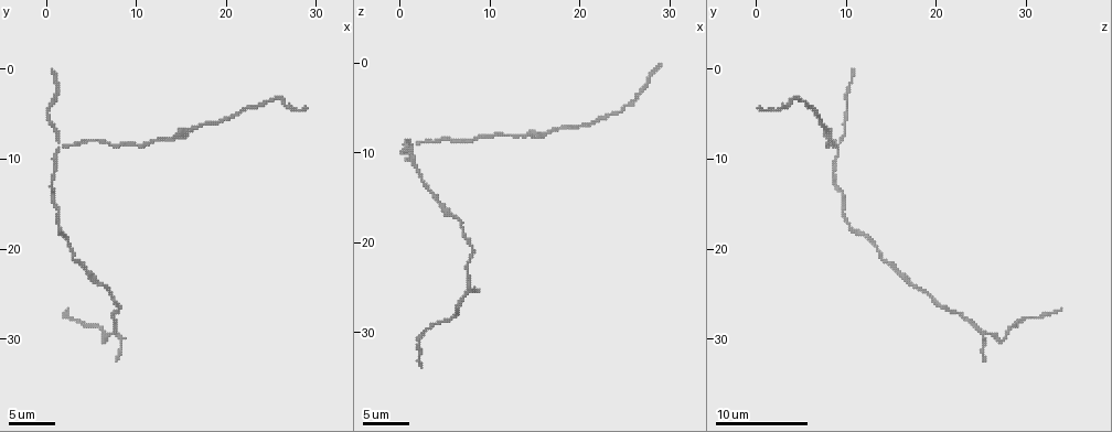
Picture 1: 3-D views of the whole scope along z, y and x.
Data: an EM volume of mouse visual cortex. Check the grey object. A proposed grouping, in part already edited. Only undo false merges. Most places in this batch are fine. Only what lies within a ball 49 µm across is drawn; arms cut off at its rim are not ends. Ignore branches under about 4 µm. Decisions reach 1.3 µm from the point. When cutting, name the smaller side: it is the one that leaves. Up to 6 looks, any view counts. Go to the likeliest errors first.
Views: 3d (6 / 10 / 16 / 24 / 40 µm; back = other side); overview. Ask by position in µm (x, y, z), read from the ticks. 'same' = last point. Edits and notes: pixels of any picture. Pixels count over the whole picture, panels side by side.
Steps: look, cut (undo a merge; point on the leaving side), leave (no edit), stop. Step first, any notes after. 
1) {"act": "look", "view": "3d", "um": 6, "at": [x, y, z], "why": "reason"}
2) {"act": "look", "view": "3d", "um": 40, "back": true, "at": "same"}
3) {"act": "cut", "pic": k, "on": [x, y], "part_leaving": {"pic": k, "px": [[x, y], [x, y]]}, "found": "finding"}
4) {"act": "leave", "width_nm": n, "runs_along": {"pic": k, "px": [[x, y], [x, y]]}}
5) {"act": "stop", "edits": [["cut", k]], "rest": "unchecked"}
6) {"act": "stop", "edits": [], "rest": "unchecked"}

{"act": "look", "view": "3d", "um": 16, "at": [1.6, 8.8, 9.0], "why": "branch point"}

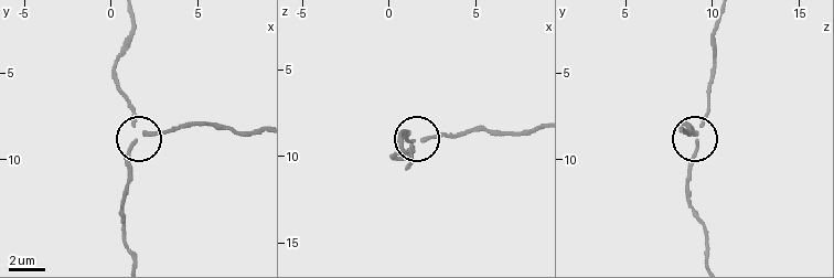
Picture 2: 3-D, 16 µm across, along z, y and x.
{"act": "leave", "runs_along": {"pic": 2, "px": [[701, 220], [692, 203], [687, 168], [709, 106], [709, 94]]}, "found": "all the same cell"}

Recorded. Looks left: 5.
{"act": "look", "view": "3d", "um": 10, "at": [6.6, 30.2, 27.6], "why": "calibre changes"}

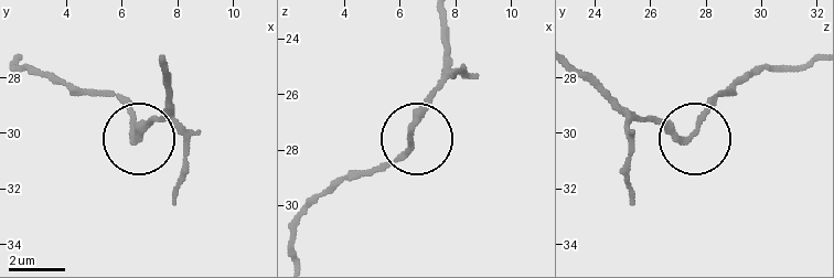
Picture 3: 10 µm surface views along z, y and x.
{"act": "leave", "found": "all the same cell"}

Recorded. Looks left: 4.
{"act": "look", "view": "3d", "um": 10, "at": [14.0, 8.0, 8.0], "why": "sudden change in width"}

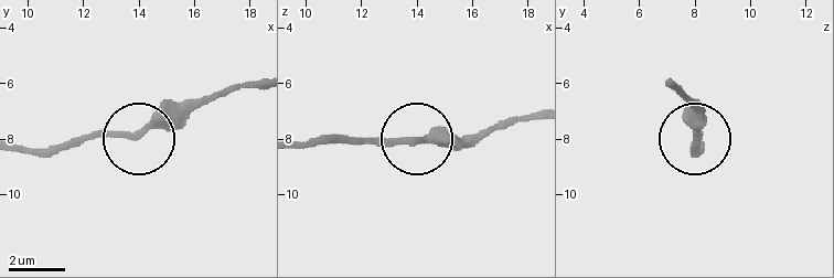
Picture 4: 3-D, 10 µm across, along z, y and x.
{"act": "leave", "runs_along": {"pic": 4, "px": [[23, 151], [137, 137], [173, 127], [199, 108]]}, "found": "continuous, no second cell"}

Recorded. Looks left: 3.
{"act": "stop", "edits": [], "rest": "unchecked"}

